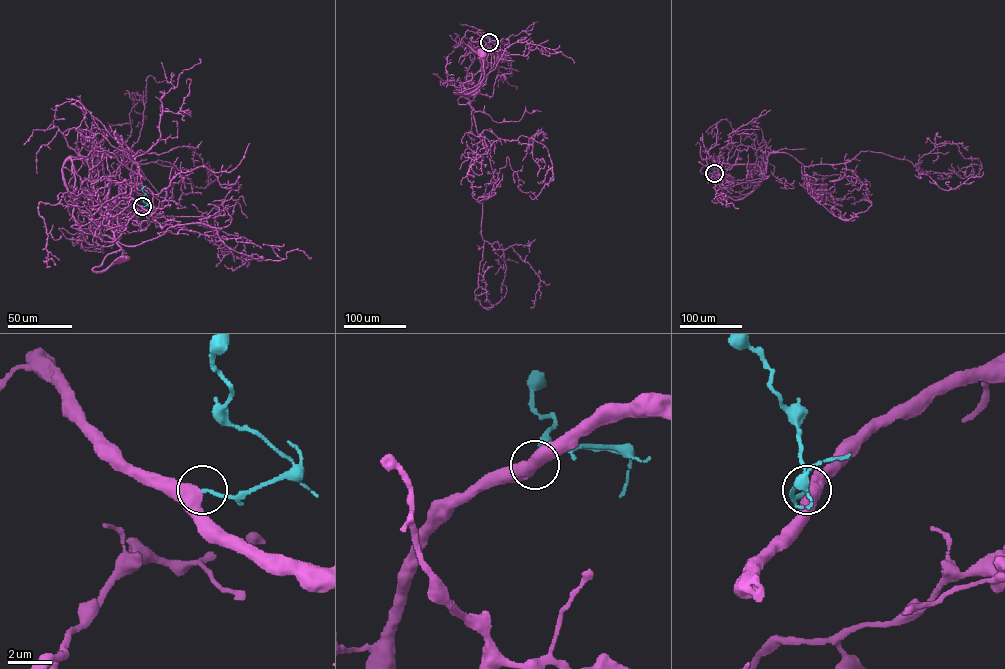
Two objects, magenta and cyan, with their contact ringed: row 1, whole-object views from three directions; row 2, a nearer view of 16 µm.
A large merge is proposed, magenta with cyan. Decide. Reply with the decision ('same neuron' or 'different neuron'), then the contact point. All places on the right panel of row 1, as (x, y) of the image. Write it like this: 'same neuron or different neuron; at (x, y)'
same neuron; at (714, 173)

